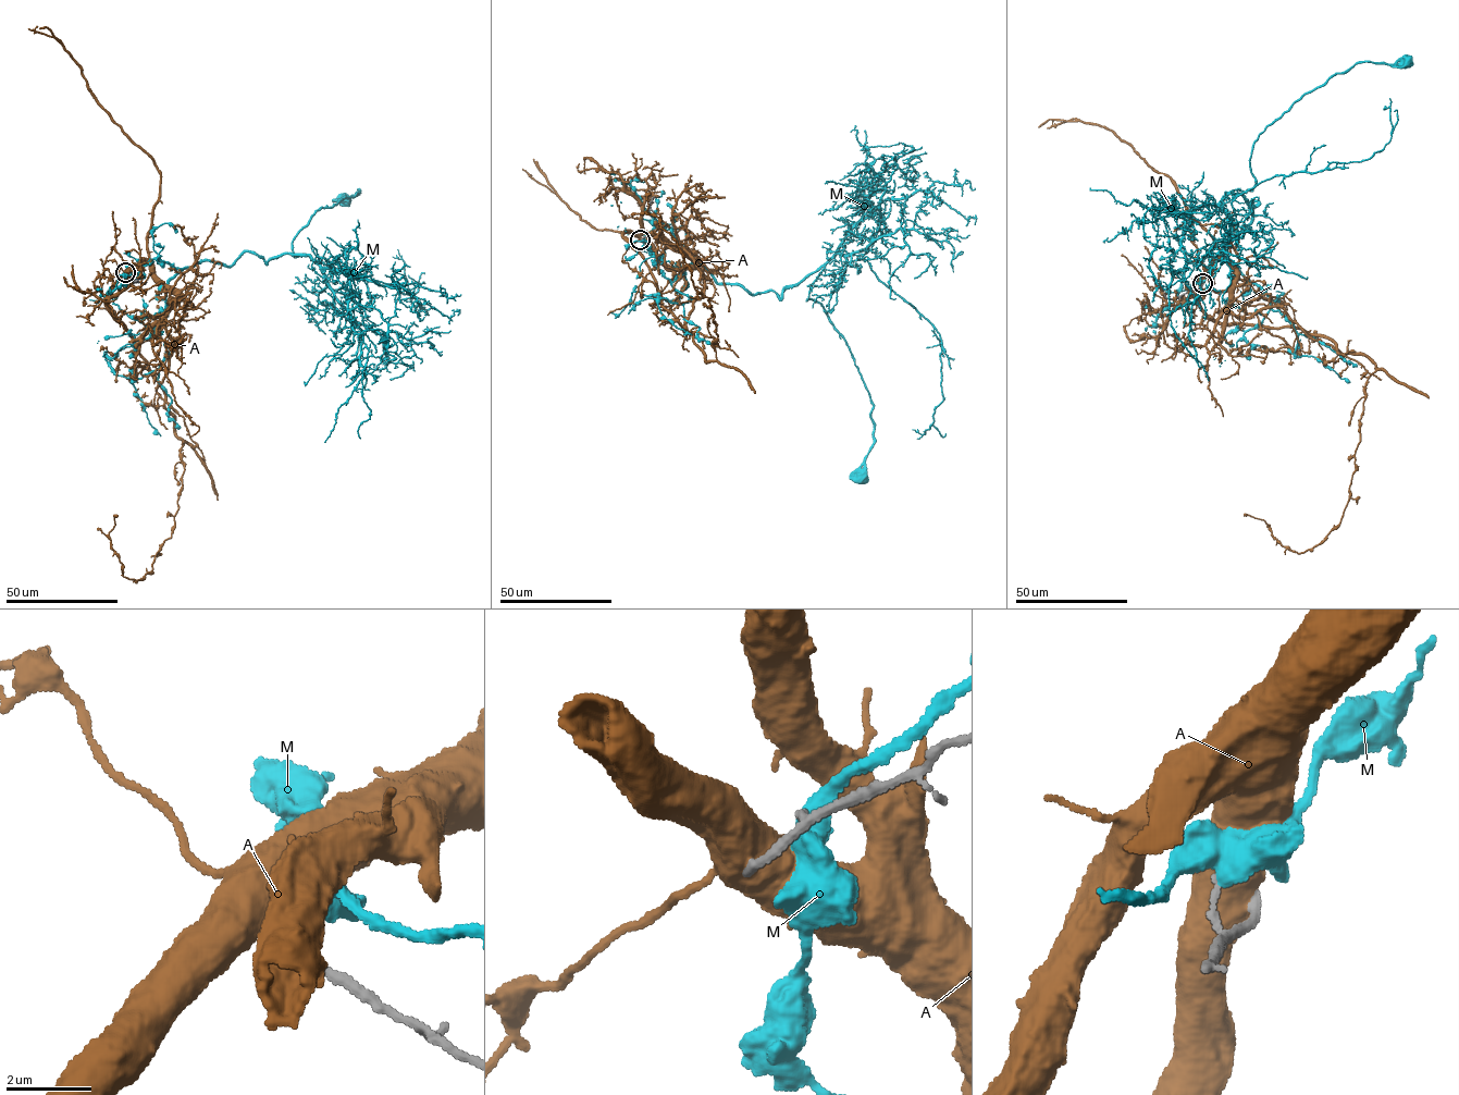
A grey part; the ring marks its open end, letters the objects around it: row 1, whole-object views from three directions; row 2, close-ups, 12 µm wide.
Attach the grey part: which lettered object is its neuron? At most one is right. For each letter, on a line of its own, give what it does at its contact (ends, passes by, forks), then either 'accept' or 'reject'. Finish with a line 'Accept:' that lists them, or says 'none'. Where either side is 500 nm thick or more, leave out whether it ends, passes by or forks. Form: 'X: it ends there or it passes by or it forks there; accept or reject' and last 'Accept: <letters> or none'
A: reject
M: reject
Accept: none

